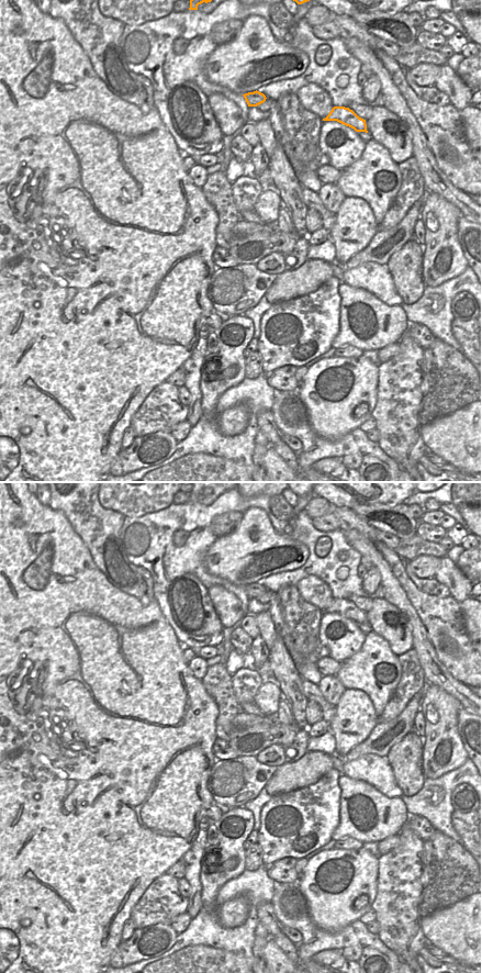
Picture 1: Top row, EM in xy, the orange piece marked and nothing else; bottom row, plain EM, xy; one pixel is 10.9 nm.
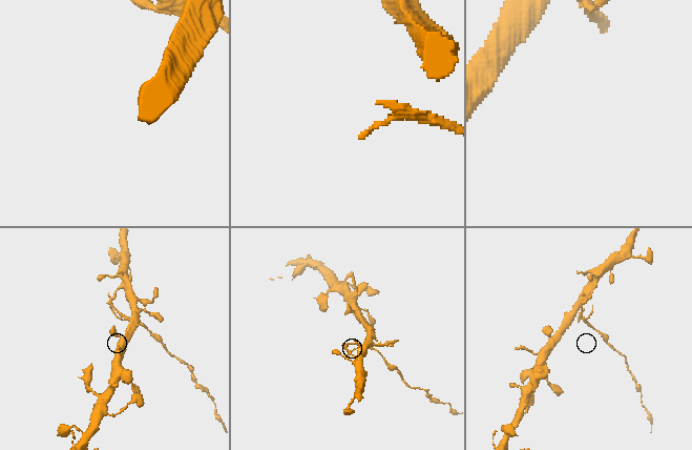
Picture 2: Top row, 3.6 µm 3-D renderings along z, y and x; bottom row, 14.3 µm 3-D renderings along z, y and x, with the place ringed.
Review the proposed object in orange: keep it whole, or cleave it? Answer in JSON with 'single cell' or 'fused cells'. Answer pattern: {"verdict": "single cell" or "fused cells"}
{"verdict": "fused cells"}

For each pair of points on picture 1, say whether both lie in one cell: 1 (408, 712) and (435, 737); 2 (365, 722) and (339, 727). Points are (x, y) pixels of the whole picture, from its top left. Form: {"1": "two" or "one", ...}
{"1": "two", "2": "one"}

